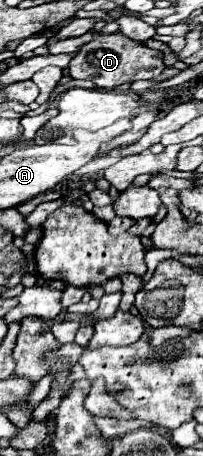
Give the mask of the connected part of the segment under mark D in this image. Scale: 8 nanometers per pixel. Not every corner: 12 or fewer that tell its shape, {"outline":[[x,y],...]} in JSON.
{"outline":[[122,32],[96,34],[70,78],[100,90],[160,76],[156,50]]}

